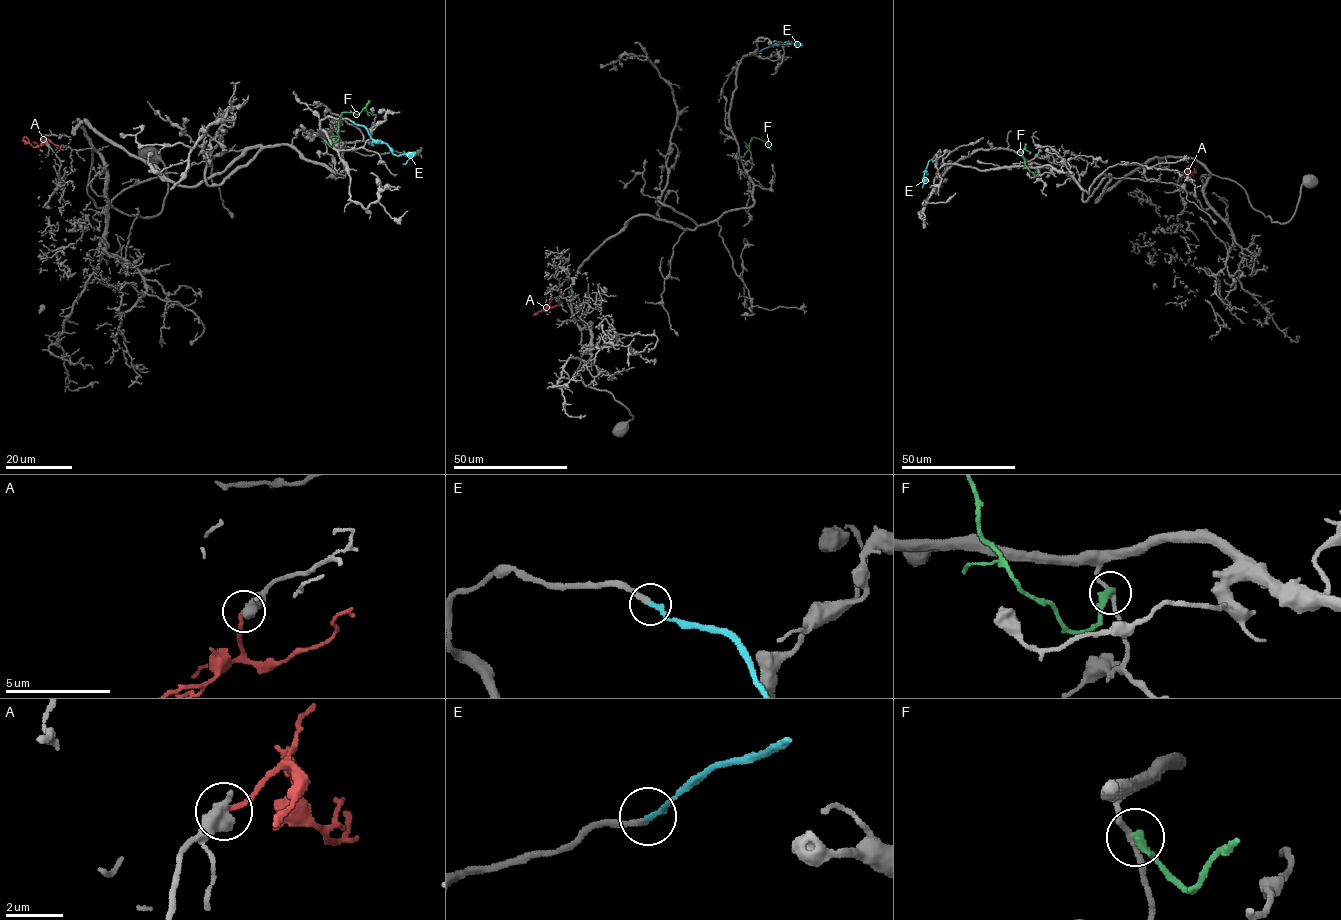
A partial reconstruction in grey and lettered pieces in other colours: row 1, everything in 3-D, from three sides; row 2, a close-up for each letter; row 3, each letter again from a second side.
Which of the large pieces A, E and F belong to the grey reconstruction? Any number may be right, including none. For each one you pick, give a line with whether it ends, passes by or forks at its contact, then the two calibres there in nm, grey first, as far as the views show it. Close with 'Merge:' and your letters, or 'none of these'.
E: it ends there; 200 nm thick on the grey side, 190 nm on the other
Merge: E

